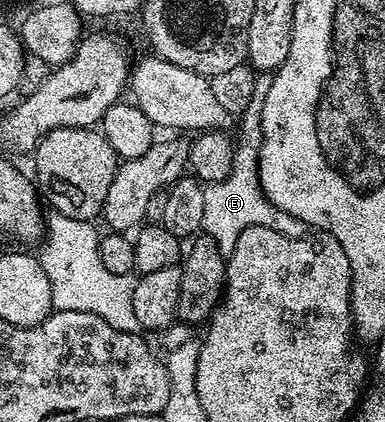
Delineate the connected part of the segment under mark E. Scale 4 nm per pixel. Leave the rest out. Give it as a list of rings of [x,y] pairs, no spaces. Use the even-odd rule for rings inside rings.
[[[259,72],[256,76],[253,96],[247,108],[242,112],[244,128],[240,131],[240,139],[235,144],[236,160],[230,169],[230,177],[226,181],[209,183],[205,186],[206,217],[204,218],[203,234],[216,243],[216,247],[225,257],[234,249],[238,237],[242,237],[242,229],[250,229],[250,225],[266,225],[266,229],[278,229],[278,233],[286,233],[288,237],[305,234],[306,225],[298,217],[278,209],[264,196],[260,188],[260,154],[262,137],[262,107],[270,85],[273,84],[271,72]]]

